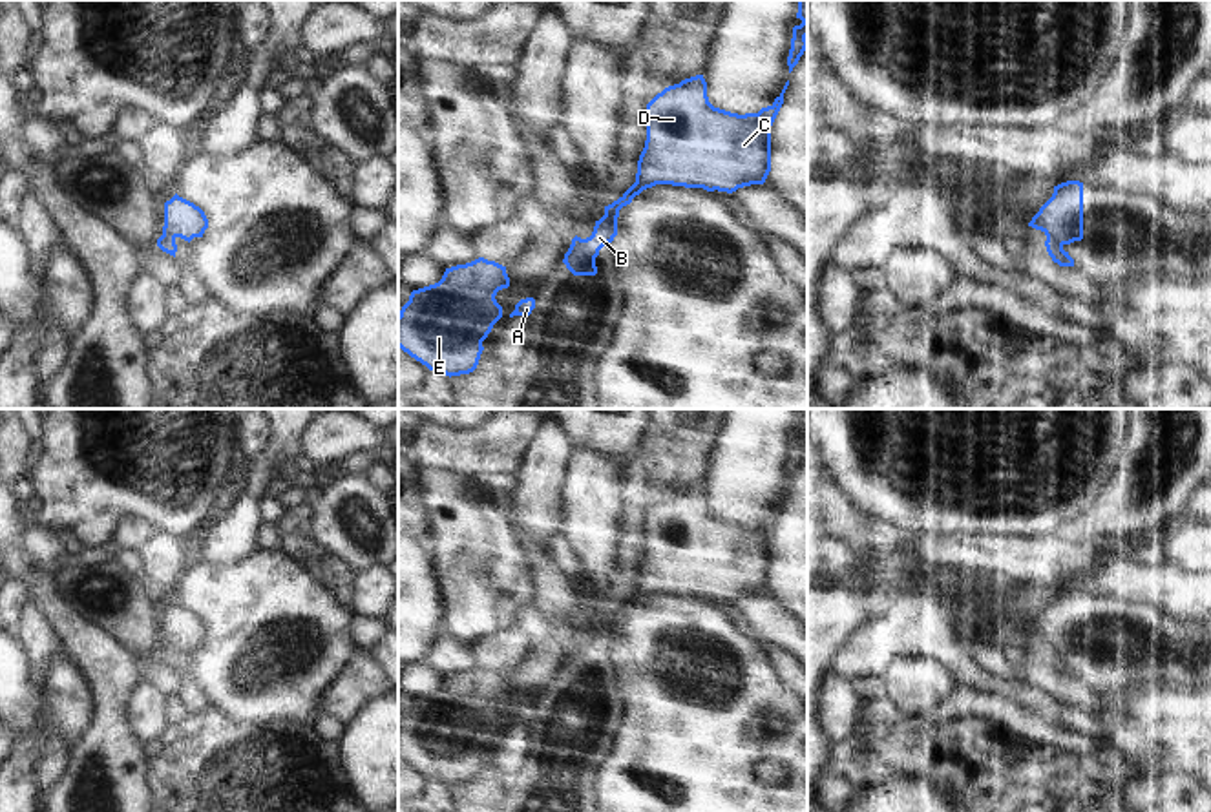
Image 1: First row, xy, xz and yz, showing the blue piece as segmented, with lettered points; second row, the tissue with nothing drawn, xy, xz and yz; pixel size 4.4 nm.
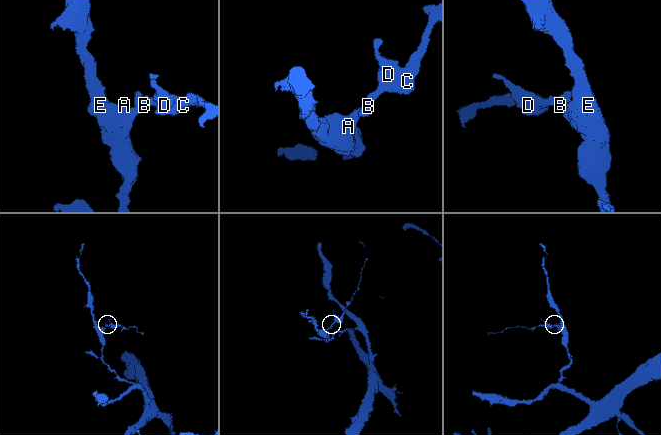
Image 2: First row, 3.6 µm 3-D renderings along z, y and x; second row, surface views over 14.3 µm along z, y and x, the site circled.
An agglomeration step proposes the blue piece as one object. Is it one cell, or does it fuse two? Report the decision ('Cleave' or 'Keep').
Cleave.

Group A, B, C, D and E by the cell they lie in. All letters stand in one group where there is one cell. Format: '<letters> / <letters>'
A E / B C D

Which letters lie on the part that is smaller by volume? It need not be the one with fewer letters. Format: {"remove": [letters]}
{"remove": ["B", "C", "D"]}

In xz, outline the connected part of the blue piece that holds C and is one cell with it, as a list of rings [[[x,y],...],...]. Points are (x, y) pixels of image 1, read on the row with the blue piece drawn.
[[[696,75],[681,80],[679,84],[665,88],[647,104],[647,141],[645,148],[637,161],[636,182],[612,204],[605,206],[605,215],[595,221],[594,232],[590,237],[581,239],[574,237],[568,252],[564,254],[563,263],[574,276],[595,276],[595,257],[599,250],[614,241],[617,235],[617,217],[619,210],[632,203],[636,195],[643,190],[652,188],[656,184],[672,184],[685,188],[703,188],[707,192],[727,192],[732,193],[738,188],[751,184],[763,184],[771,172],[771,126],[784,104],[784,93],[789,86],[785,82],[782,93],[774,99],[774,102],[767,108],[762,108],[758,113],[731,113],[720,108],[714,108],[707,97],[707,82],[703,75]]]

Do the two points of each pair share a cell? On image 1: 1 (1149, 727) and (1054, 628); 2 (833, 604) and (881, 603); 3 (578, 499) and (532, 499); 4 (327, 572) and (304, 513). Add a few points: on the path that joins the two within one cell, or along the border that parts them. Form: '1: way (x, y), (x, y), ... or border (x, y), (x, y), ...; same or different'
1: border (1162, 685), (1142, 685), (1131, 694), (1109, 697); different
2: way (844, 604), (870, 603); same
3: border (574, 457), (563, 489), (567, 524), (561, 533); different
4: way (313, 557), (302, 546), (302, 528); same

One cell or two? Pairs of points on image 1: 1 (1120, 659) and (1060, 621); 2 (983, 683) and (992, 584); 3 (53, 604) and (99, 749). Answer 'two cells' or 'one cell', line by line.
1: one cell
2: two cells
3: one cell

